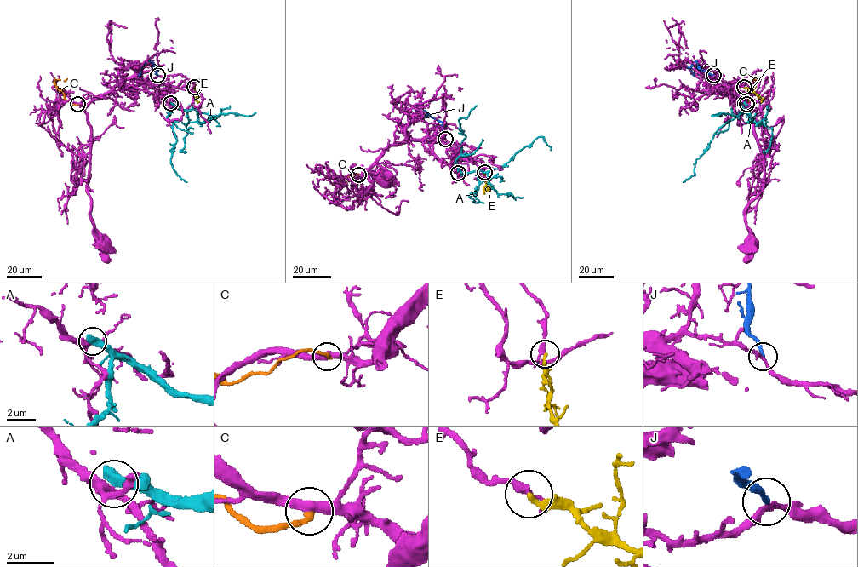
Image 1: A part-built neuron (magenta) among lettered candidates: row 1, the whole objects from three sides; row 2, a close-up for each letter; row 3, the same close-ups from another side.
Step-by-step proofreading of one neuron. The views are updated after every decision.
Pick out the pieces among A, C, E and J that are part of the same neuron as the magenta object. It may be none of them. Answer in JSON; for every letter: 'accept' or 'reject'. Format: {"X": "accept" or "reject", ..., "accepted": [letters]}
{"A": "reject", "C": "reject", "E": "accept", "J": "reject", "accepted": ["E"]}

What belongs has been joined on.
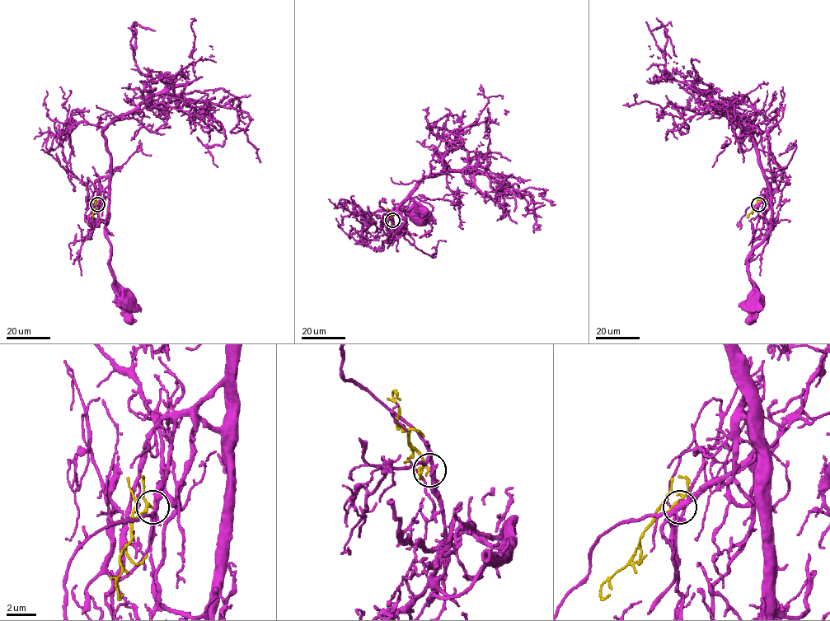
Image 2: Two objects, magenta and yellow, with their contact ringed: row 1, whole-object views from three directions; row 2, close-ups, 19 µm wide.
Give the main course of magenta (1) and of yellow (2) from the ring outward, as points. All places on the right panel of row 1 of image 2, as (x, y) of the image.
1: (758, 204), (770, 204), (773, 221), (747, 260), (760, 299), (755, 304)
2: (758, 204), (747, 217)

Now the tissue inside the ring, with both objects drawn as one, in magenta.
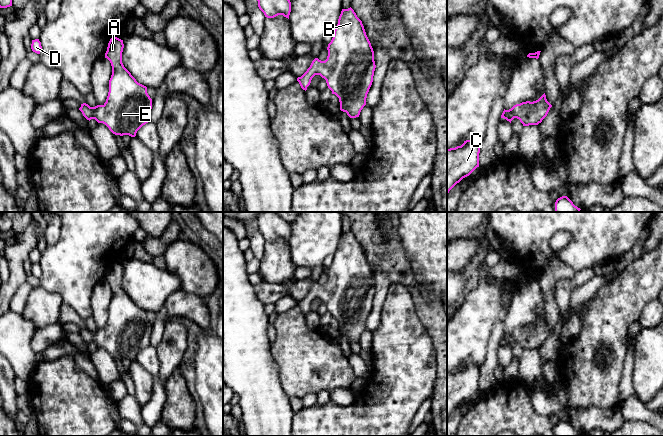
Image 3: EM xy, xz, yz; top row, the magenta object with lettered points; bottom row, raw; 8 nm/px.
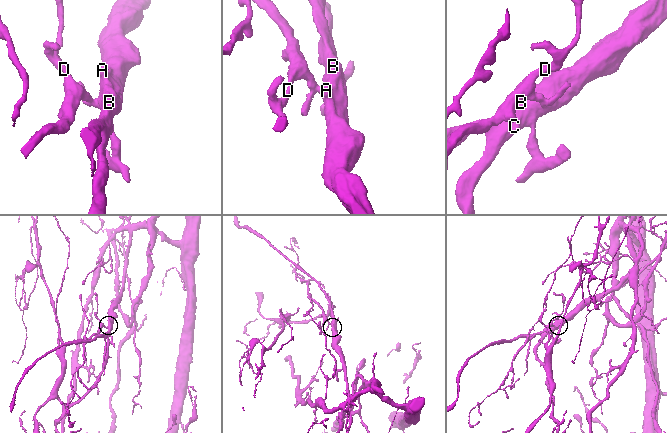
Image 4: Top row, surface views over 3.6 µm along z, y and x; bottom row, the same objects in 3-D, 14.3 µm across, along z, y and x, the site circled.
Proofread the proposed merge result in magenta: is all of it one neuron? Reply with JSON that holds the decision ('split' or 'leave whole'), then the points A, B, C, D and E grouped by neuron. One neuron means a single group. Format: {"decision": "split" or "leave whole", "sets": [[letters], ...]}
{"decision": "leave whole", "sets": [["A", "B", "C", "D", "E"]]}

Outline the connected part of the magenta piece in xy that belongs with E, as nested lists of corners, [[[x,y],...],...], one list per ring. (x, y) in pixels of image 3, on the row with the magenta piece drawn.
[[[112,37],[108,43],[105,58],[112,66],[112,75],[109,80],[109,92],[103,105],[90,107],[83,103],[79,110],[87,120],[95,119],[98,123],[105,124],[115,135],[129,135],[135,137],[137,131],[150,121],[152,99],[147,93],[147,87],[138,83],[122,63],[123,40]]]

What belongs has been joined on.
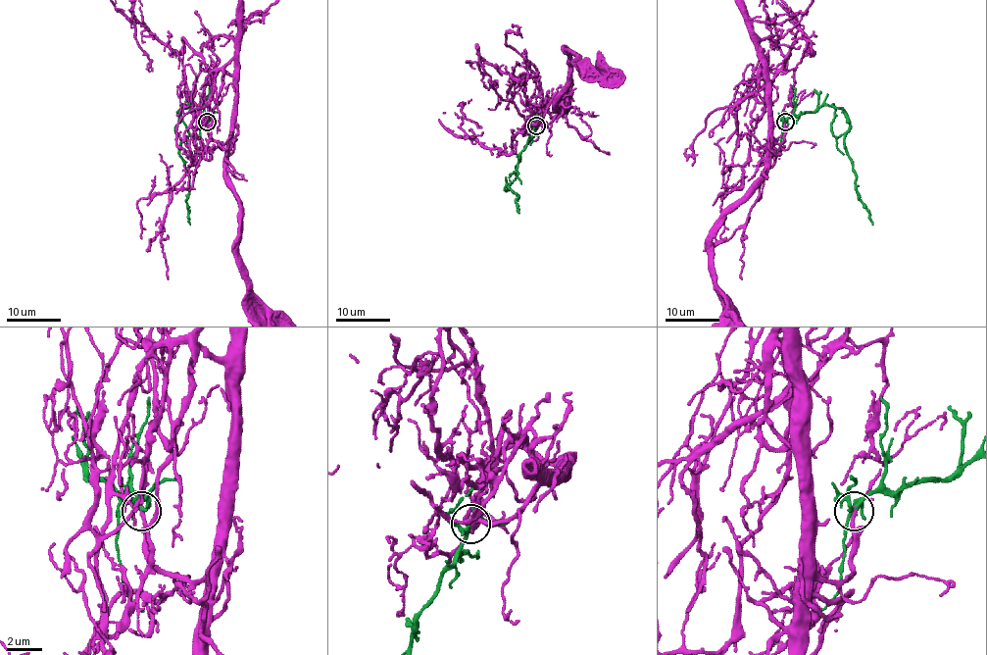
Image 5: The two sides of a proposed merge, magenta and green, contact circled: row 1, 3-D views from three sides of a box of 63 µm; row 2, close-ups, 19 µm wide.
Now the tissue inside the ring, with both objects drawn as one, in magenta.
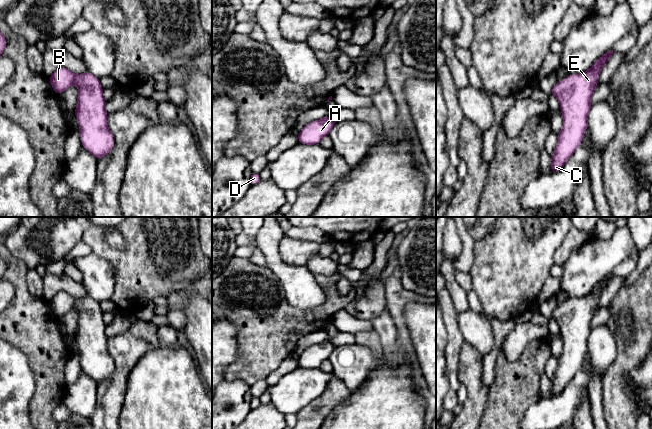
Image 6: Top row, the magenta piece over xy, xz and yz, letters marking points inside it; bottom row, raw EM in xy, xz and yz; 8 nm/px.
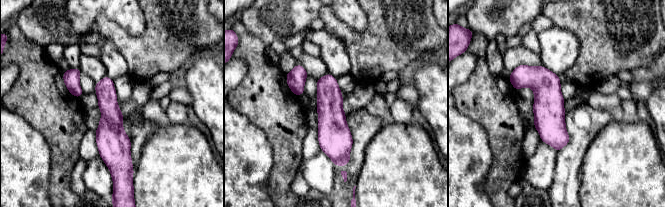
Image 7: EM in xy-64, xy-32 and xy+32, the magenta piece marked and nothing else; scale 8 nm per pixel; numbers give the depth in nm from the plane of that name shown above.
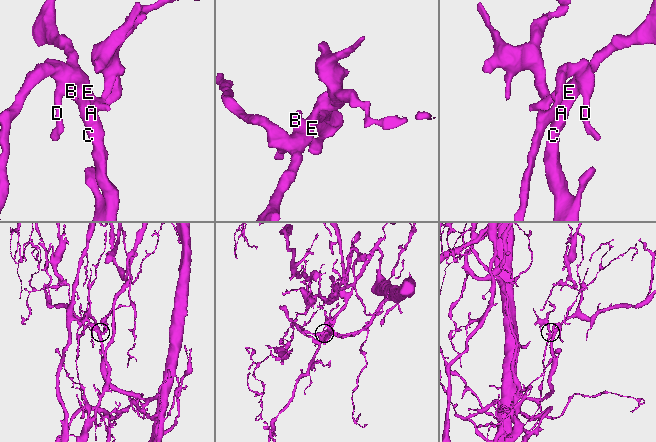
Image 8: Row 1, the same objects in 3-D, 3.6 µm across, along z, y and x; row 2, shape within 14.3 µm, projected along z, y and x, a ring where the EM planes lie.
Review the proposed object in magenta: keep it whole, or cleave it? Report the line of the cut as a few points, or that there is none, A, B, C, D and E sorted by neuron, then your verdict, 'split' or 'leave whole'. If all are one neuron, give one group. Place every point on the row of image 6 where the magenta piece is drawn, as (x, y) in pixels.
no cut; A B C D E; leave whole

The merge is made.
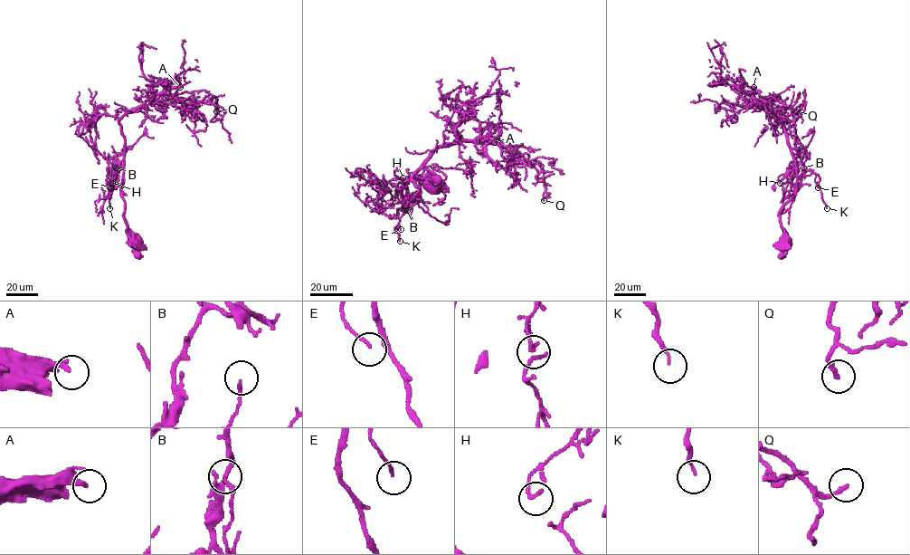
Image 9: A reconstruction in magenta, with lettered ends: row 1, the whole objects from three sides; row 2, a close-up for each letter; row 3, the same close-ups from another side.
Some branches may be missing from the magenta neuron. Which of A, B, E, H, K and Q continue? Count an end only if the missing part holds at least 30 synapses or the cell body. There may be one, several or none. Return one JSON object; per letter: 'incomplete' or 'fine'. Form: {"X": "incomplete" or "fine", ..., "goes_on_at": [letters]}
{"A": "incomplete", "B": "fine", "E": "fine", "H": "fine", "K": "fine", "Q": "fine", "goes_on_at": ["A"]}

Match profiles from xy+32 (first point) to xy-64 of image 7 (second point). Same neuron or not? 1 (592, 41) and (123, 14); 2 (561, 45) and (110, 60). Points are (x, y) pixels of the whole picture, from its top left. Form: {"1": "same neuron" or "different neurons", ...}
{"1": "different neurons", "2": "same neuron"}

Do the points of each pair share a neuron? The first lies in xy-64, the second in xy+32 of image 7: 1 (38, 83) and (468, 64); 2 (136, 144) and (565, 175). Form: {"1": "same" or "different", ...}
{"1": "different", "2": "same"}

